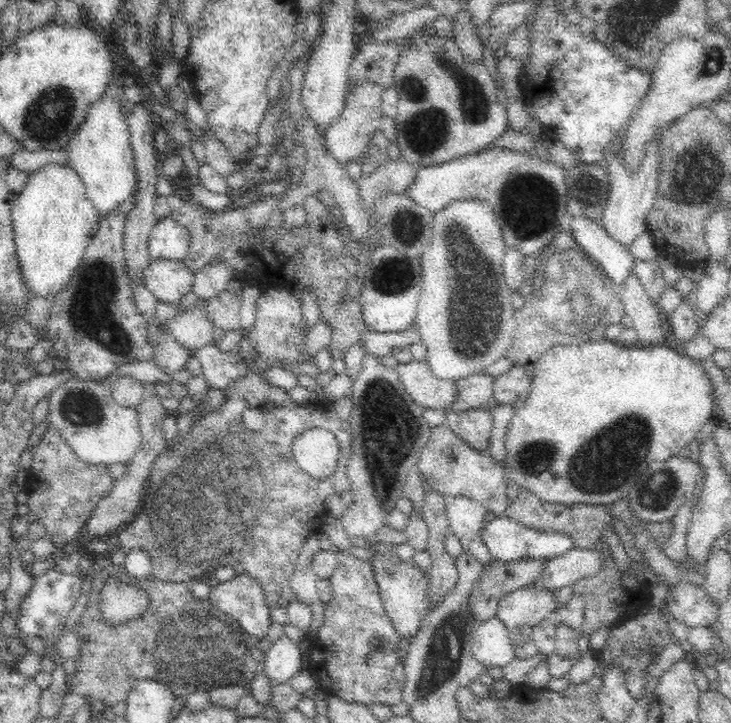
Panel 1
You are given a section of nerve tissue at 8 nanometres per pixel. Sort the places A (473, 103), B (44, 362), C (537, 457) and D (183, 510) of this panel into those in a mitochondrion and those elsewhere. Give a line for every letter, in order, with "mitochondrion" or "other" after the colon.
A: mitochondrion
B: other
C: mitochondrion
D: mitochondrion

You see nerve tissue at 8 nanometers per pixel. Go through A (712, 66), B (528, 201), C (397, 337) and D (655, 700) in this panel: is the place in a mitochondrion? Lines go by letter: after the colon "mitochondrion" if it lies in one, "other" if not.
A: mitochondrion
B: mitochondrion
C: other
D: other

